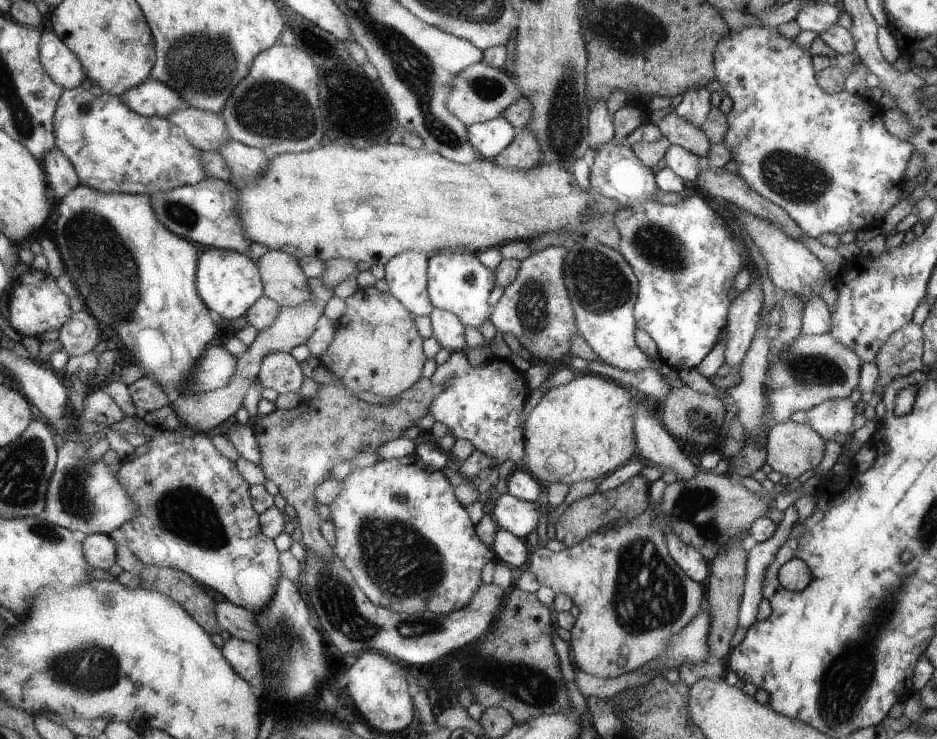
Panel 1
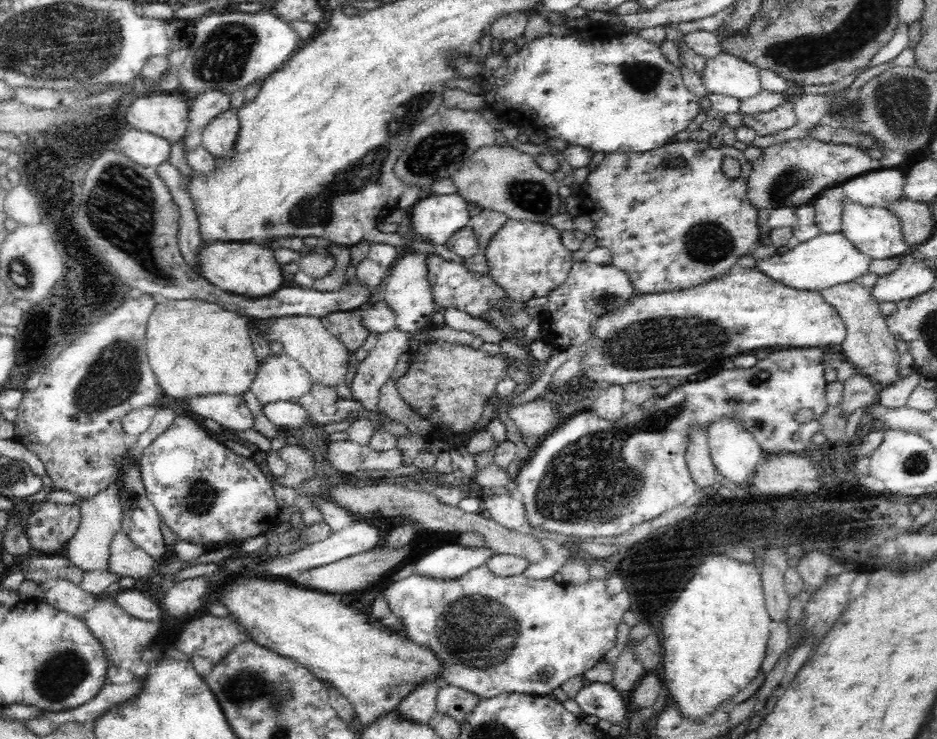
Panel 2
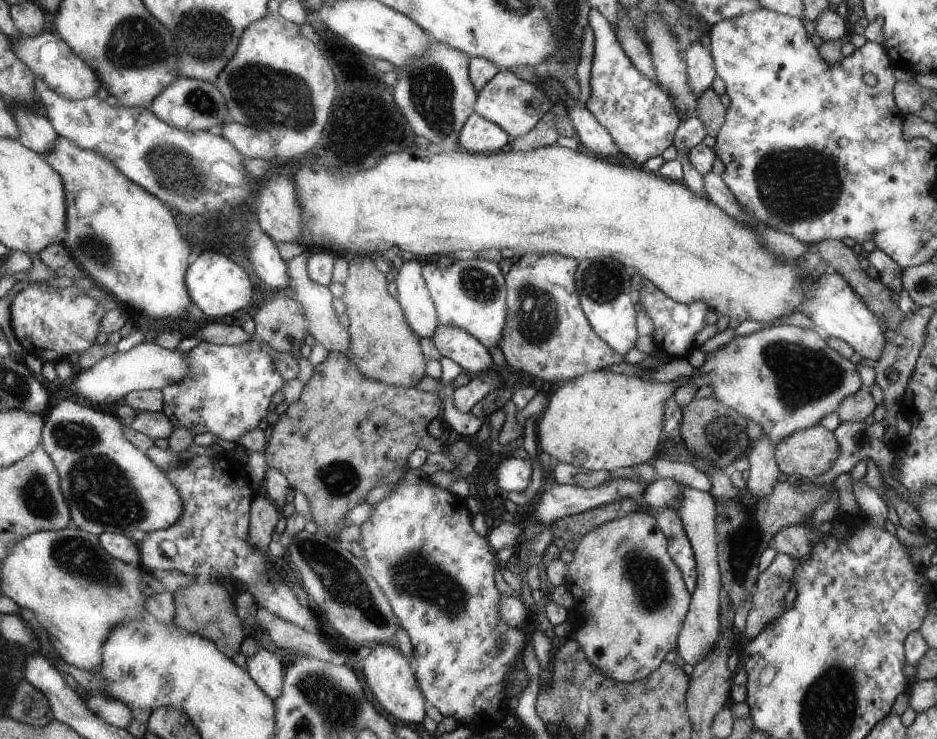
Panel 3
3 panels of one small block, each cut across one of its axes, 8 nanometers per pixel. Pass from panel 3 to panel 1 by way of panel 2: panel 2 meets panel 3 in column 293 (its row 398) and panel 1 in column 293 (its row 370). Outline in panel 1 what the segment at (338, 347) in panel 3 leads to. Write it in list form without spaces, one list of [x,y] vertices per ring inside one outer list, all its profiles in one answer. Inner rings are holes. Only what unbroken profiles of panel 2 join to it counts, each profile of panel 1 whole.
[[[269,251],[256,260],[265,281],[266,297],[285,307],[304,305],[313,298],[308,277],[298,259],[282,251]]]

